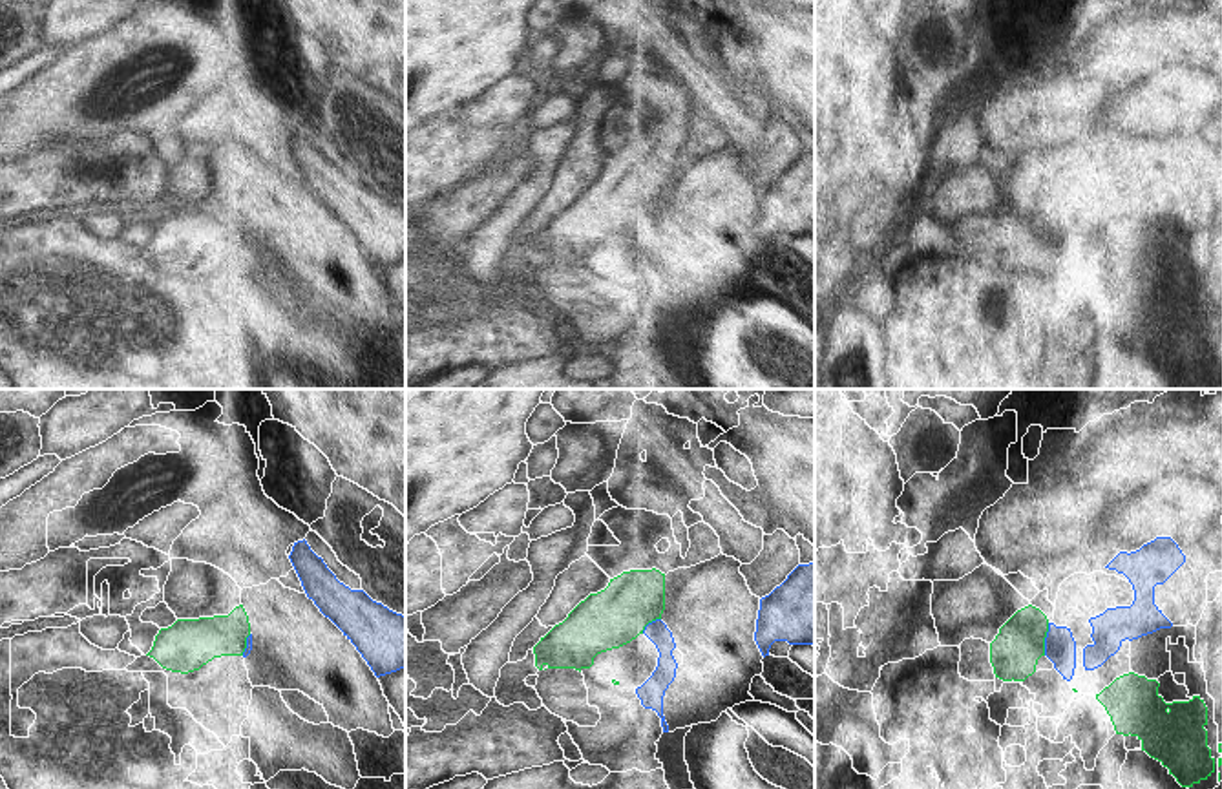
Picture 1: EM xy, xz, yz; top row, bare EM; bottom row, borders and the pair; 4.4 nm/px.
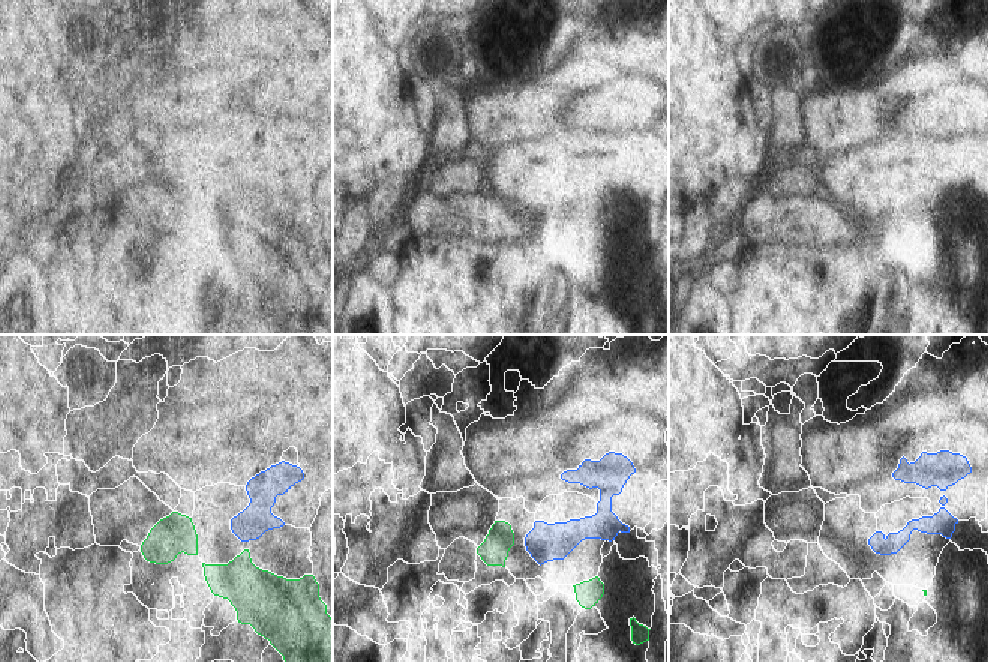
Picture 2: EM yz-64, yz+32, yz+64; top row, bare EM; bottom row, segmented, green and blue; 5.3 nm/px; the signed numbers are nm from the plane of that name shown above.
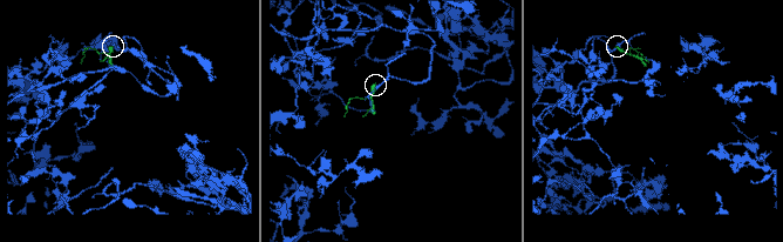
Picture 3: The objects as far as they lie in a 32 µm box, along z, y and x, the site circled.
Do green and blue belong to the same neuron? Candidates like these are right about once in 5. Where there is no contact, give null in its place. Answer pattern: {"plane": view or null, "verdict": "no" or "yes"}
{"plane": "yz", "verdict": "no"}

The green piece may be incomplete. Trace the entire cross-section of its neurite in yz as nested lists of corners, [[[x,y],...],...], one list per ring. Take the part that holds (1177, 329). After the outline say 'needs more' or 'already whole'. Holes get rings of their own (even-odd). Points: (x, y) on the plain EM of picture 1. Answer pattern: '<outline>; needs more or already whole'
[[[1134,263],[1116,268],[1096,290],[1105,298],[1116,325],[1136,327],[1142,342],[1169,360],[1182,378],[1215,363],[1207,338],[1207,298],[1200,287],[1165,294],[1160,274]]]; already whole

